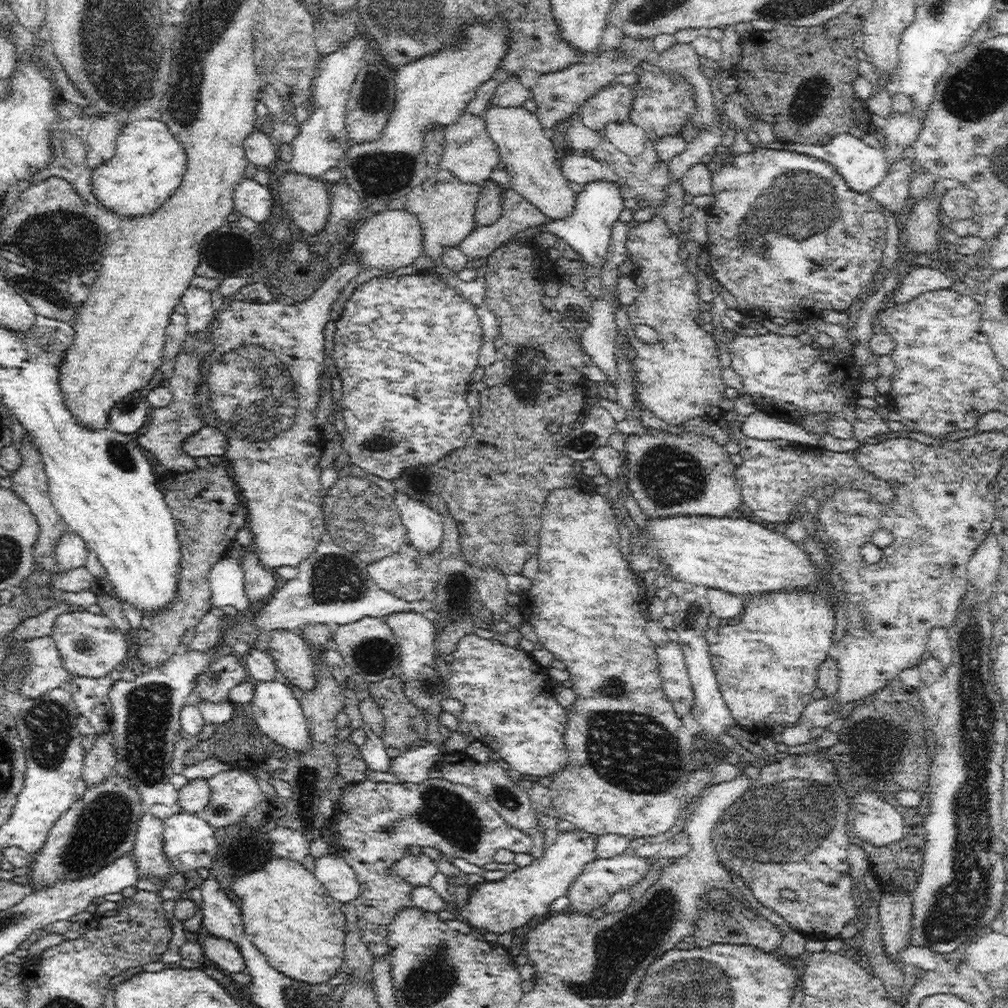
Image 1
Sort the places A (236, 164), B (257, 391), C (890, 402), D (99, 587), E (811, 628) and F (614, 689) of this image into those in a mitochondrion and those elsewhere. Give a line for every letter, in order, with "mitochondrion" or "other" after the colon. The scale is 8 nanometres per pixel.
A: other
B: mitochondrion
C: other
D: other
E: other
F: mitochondrion

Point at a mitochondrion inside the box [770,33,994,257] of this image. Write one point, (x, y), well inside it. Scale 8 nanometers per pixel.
(809, 98)

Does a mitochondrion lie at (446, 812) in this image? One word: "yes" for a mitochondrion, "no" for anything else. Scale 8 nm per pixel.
yes

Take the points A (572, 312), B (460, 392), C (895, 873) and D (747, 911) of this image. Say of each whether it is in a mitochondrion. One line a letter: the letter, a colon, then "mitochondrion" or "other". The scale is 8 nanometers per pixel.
A: other
B: other
C: other
D: other

